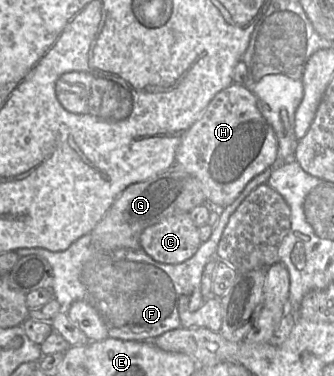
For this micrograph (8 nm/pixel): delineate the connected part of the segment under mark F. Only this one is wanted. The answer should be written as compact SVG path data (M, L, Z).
M242 200L219 209L219 216L212 228L210 238L203 242L198 251L180 264L165 264L155 261L142 249L99 249L91 233L76 240L62 251L45 248L19 248L21 255L36 254L45 258L53 271L51 290L54 299L66 310L76 301L90 303L108 327L108 336L126 341L151 340L165 332L181 327L180 312L185 310L188 295L200 289L205 266L215 258L218 242L231 214Z

